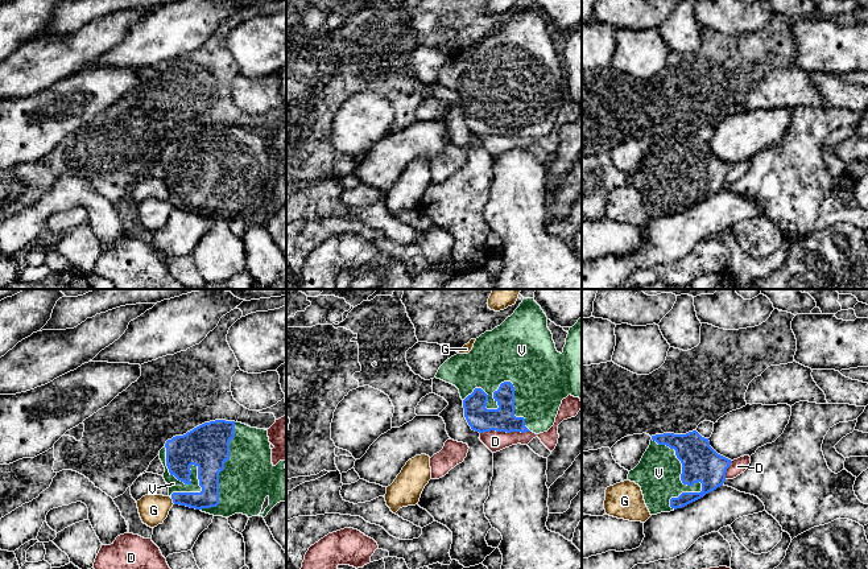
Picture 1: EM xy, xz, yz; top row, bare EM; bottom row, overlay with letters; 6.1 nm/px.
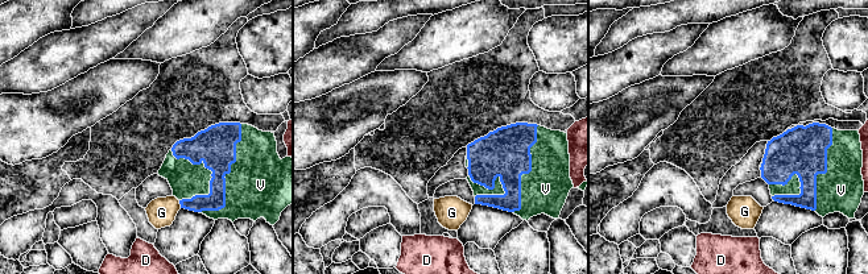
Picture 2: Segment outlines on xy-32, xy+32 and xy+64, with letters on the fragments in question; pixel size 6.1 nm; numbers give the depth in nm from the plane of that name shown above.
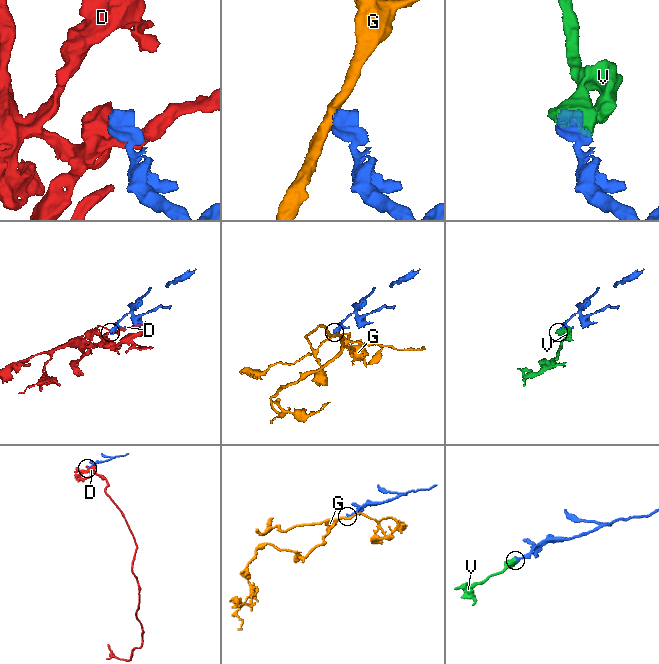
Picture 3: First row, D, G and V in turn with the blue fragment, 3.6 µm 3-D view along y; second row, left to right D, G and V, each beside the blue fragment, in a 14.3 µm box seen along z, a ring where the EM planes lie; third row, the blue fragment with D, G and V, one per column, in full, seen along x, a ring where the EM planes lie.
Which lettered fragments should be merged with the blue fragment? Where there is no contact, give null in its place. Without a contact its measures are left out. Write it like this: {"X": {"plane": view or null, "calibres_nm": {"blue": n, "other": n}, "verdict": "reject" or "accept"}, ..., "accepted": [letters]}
{"D": {"plane": "xz", "calibres_nm": {"blue": 150, "other": 120}, "verdict": "reject"}, "G": {"plane": "xy", "calibres_nm": {"blue": 160, "other": 180}, "verdict": "reject"}, "V": {"plane": "xz", "calibres_nm": {"blue": 150, "other": 380}, "verdict": "accept"}, "accepted": ["V"]}

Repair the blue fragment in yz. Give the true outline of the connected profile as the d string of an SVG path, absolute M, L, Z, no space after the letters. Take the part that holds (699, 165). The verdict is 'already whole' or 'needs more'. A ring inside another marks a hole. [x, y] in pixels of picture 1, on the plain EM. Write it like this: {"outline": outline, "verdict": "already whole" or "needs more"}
{"outline": "M697 135L686 139L664 137L652 140L640 168L629 176L628 185L641 191L650 219L682 213L723 190L731 164L718 158L708 143Z", "verdict": "needs more"}

